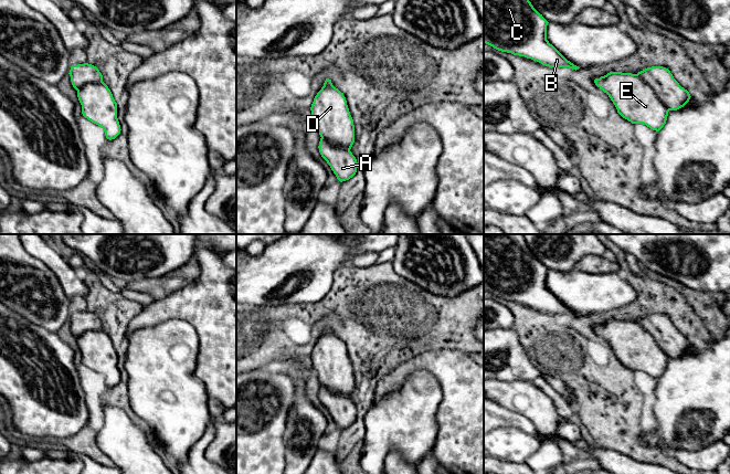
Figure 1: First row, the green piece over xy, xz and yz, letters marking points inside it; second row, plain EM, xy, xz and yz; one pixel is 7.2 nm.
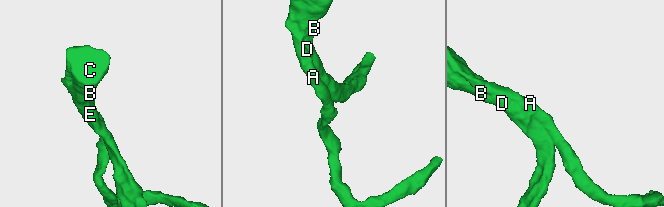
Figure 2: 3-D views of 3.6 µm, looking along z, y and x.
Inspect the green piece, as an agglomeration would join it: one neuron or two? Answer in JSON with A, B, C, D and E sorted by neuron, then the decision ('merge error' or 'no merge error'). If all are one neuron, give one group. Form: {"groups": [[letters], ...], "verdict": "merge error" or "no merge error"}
{"groups": [["A", "B", "C", "D", "E"]], "verdict": "no merge error"}

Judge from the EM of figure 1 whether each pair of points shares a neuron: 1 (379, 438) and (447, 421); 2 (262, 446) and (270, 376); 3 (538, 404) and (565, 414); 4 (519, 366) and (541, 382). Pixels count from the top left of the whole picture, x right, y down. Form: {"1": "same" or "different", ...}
{"1": "different", "2": "same", "3": "different", "4": "different"}

